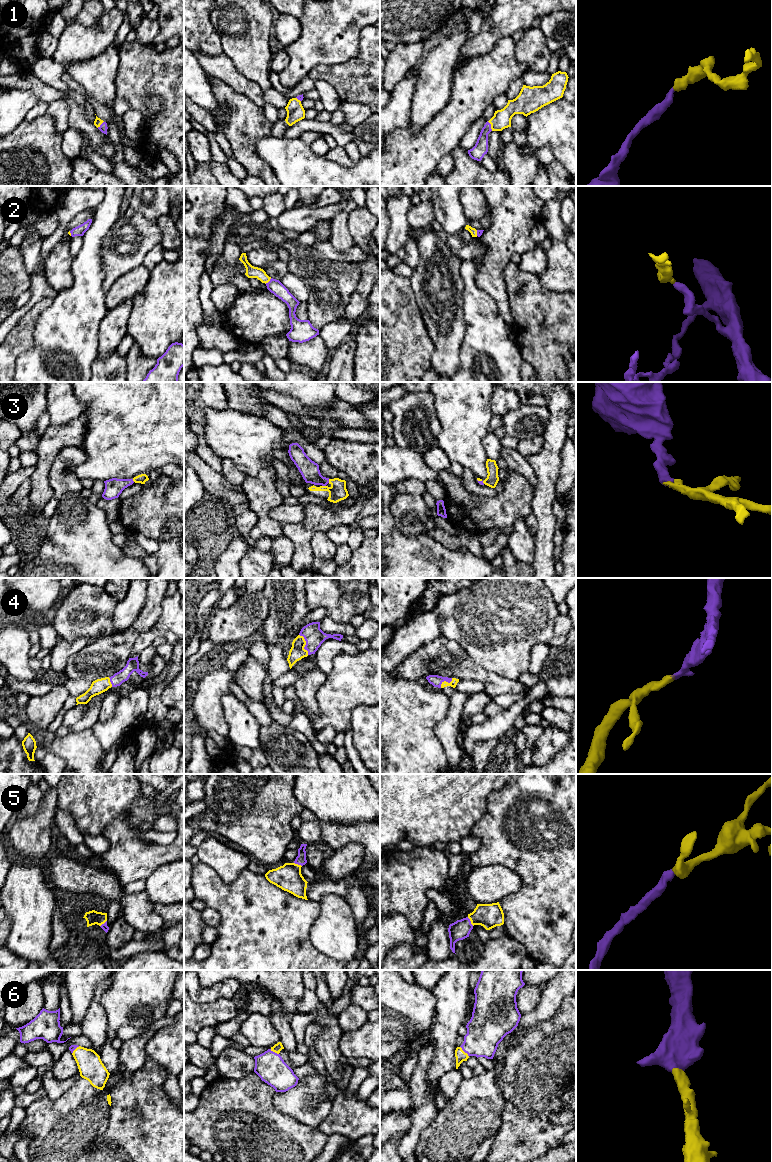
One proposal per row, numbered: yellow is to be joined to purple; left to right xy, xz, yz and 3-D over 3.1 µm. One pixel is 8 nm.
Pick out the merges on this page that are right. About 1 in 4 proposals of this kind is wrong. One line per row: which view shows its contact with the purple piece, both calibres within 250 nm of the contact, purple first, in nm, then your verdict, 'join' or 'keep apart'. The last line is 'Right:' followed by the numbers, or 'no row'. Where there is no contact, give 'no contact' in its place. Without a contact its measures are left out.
1: meets purple in yz; 110 nm thick on the purple side, 140 nm on the other; join
2: meets purple in xz; 110 nm thick on the purple side, 100 nm on the other; join
3: meets purple in xz; 150 nm thick on the purple side, 140 nm on the other; join
4: meets purple in xz; 160 nm thick on the purple side, 120 nm on the other; join
5: meets purple in yz; 160 nm thick on the purple side, 190 nm on the other; join
6: meets purple in yz; 300 nm thick on the purple side, 90 nm on the other; join
Right: 1, 2, 3, 4, 5, 6

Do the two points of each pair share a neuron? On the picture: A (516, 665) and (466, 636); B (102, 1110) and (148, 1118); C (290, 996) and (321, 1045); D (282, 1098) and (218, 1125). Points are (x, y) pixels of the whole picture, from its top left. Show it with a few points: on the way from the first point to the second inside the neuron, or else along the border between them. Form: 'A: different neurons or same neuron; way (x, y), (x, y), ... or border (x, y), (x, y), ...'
A: same neuron; way (504, 653), (487, 636), (478, 636)
B: different neurons; border (110, 1106), (108, 1126), (100, 1133)
C: different neurons; border (302, 983), (303, 995), (297, 1003), (296, 1012)
D: different neurons; border (275, 1091), (273, 1105), (282, 1113), (291, 1117)

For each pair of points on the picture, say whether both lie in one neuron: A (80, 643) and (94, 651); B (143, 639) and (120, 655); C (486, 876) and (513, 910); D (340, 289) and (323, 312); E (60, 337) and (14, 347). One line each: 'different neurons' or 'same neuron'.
A: different neurons
B: different neurons
C: different neurons
D: same neuron
E: different neurons

